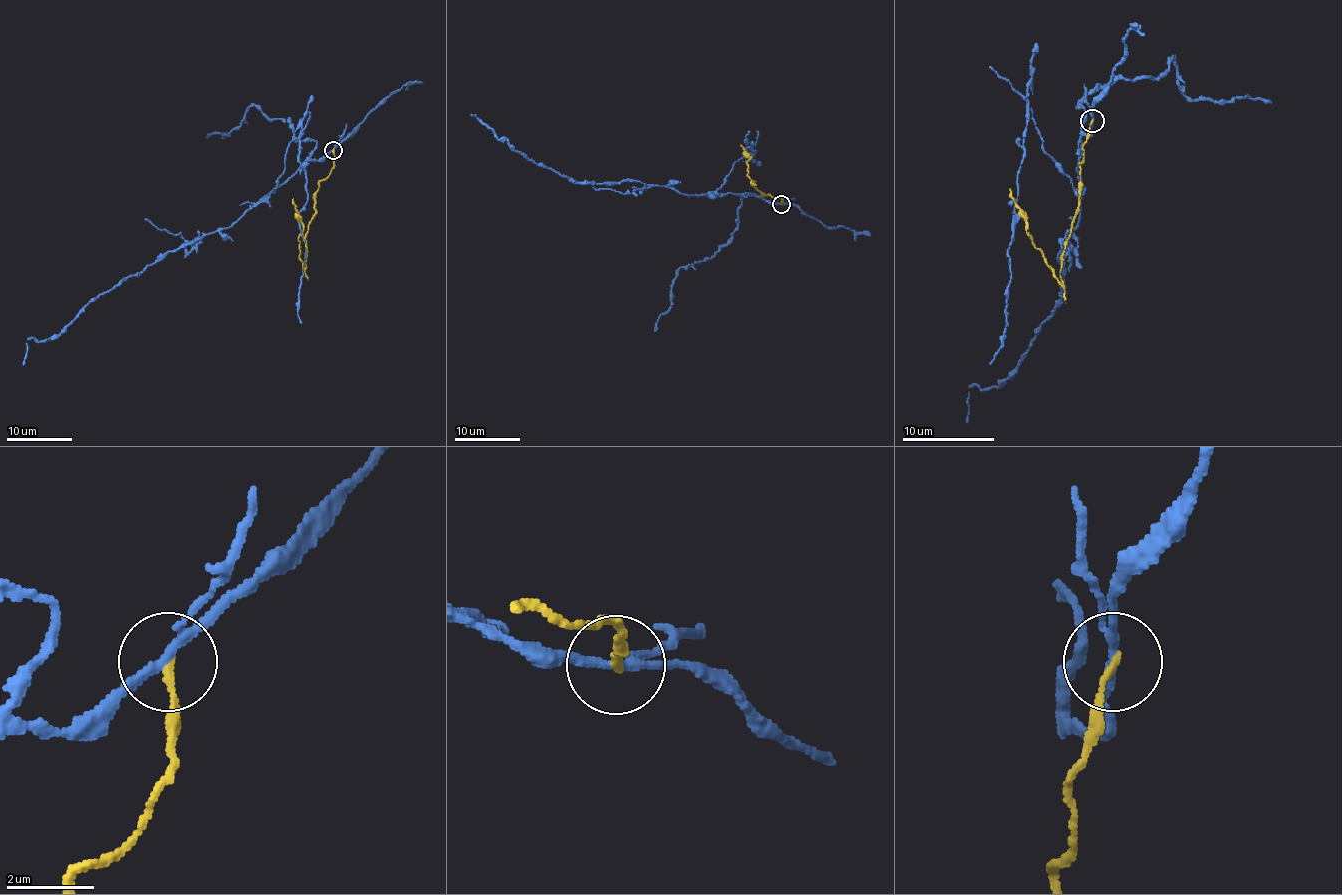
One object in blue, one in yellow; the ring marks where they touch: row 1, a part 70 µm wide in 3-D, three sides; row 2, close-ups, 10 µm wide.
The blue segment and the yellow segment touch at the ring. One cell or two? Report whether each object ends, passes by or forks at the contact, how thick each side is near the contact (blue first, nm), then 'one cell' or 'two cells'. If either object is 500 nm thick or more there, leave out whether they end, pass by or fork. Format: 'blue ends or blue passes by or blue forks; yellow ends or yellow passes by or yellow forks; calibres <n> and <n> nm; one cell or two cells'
blue passes by; yellow ends; calibres 200 and 150 nm; two cells

